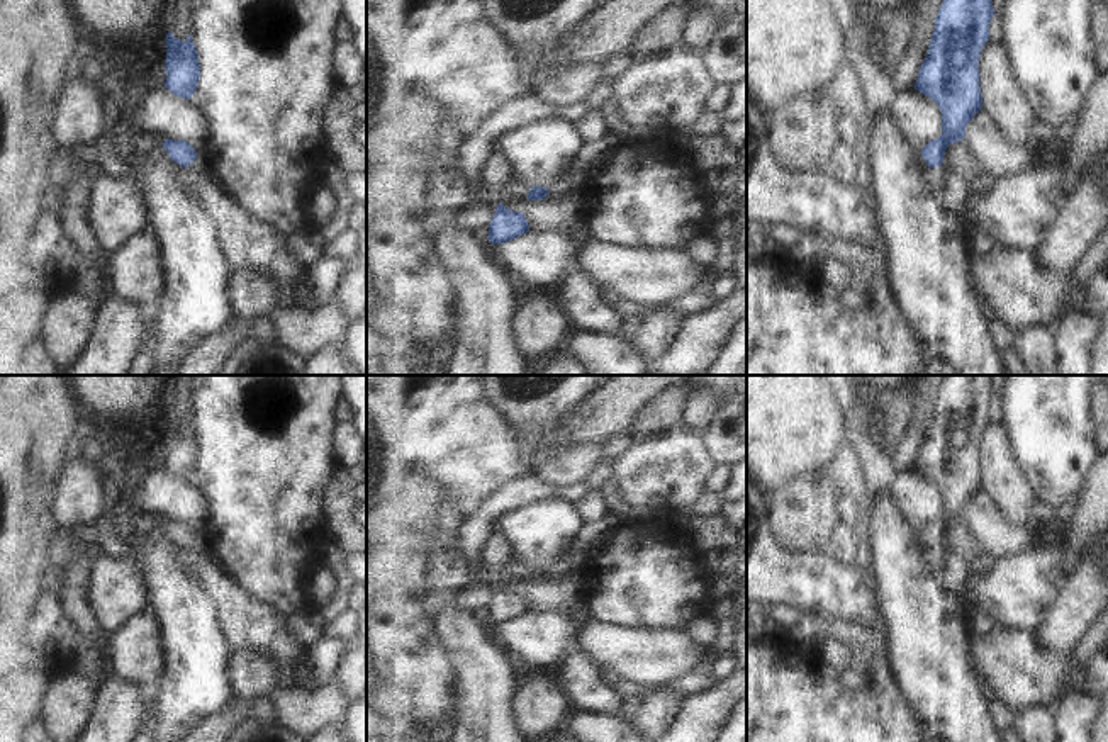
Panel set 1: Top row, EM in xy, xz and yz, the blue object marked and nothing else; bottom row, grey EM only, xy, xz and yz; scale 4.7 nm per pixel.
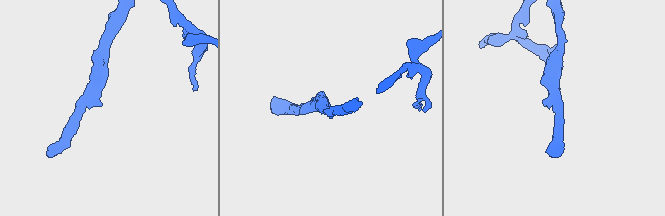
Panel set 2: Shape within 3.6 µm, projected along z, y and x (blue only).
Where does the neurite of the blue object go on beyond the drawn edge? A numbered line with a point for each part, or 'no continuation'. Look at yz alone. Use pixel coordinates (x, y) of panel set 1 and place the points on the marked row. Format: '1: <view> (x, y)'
no continuation

